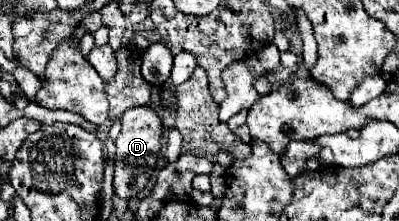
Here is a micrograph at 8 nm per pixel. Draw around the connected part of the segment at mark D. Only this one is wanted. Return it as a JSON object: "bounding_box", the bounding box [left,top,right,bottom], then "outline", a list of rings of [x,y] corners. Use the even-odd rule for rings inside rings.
{"bounding_box":[113,106,163,200],"outline":[[[149,106],[129,108],[121,116],[121,132],[115,140],[117,152],[115,152],[115,176],[113,176],[113,184],[119,186],[119,188],[113,188],[113,190],[119,198],[129,200],[147,186],[147,182],[151,178],[151,172],[155,170],[157,158],[159,158],[161,130],[163,130],[161,120],[157,118],[157,112]]]}

